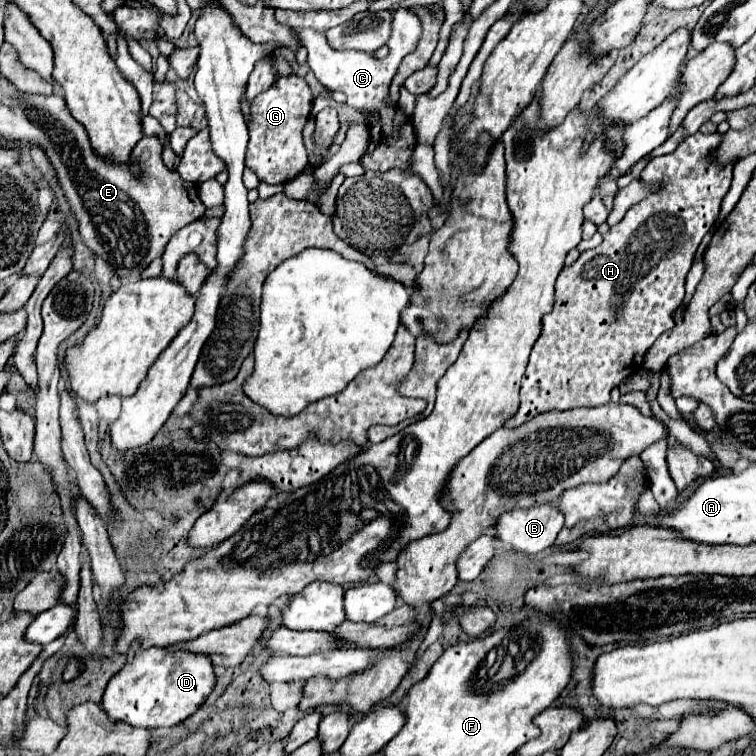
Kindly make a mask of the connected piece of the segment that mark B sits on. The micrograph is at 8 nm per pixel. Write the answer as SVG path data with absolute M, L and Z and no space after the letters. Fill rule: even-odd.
M535 506L521 510L507 510L493 524L493 536L499 542L511 544L517 552L539 554L549 548L563 528L563 514L551 506Z

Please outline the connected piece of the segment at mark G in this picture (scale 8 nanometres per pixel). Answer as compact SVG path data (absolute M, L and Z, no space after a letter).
M295 74L279 78L269 90L253 98L249 106L251 122L249 126L249 150L245 154L245 166L251 168L261 182L285 184L301 174L305 166L305 146L303 146L303 126L311 112L313 94L307 82Z

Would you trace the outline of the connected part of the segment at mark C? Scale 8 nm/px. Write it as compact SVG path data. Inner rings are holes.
M401 8L393 16L393 30L389 38L389 54L383 60L367 58L365 52L357 50L333 50L325 34L317 30L293 30L299 42L307 48L309 52L309 66L315 74L315 78L329 90L339 90L347 96L347 104L365 110L369 114L367 118L367 128L369 128L369 146L365 154L359 158L359 164L365 168L365 172L387 172L391 168L401 168L409 170L413 164L413 150L417 144L417 130L413 124L413 118L407 116L405 112L397 110L395 104L389 102L389 86L393 76L397 74L397 68L401 60L415 50L417 40L421 36L421 22L417 16L413 16L409 10Z

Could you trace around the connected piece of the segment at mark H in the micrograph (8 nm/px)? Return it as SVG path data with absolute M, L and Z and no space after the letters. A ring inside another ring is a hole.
M698 131L693 136L687 136L675 151L652 158L640 178L647 183L655 182L657 190L633 204L625 218L603 234L603 242L597 248L581 252L577 262L561 270L553 312L543 318L543 332L533 346L527 372L523 376L521 406L517 416L513 414L513 418L505 422L505 428L521 426L541 410L569 410L607 404L611 388L637 374L651 344L665 330L675 326L673 312L681 306L685 296L685 276L693 264L695 250L715 224L721 200L731 182L734 163L719 164L711 158L721 141L719 132L702 134Z

